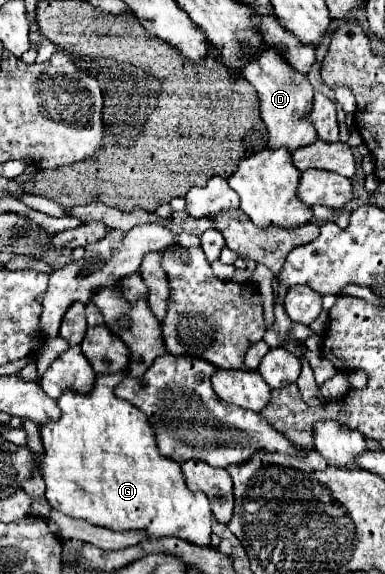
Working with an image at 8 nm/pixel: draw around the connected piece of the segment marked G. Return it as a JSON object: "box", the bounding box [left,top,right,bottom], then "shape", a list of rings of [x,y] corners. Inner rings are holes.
{"box":[40,371,212,545],"shape":[[[124,371],[96,375],[90,393],[64,389],[58,397],[62,411],[58,421],[40,427],[44,443],[46,499],[52,509],[68,517],[86,519],[108,529],[146,529],[150,537],[174,535],[190,543],[210,545],[212,511],[204,493],[188,489],[180,463],[164,457],[156,445],[154,427],[148,417],[114,395]]]}

